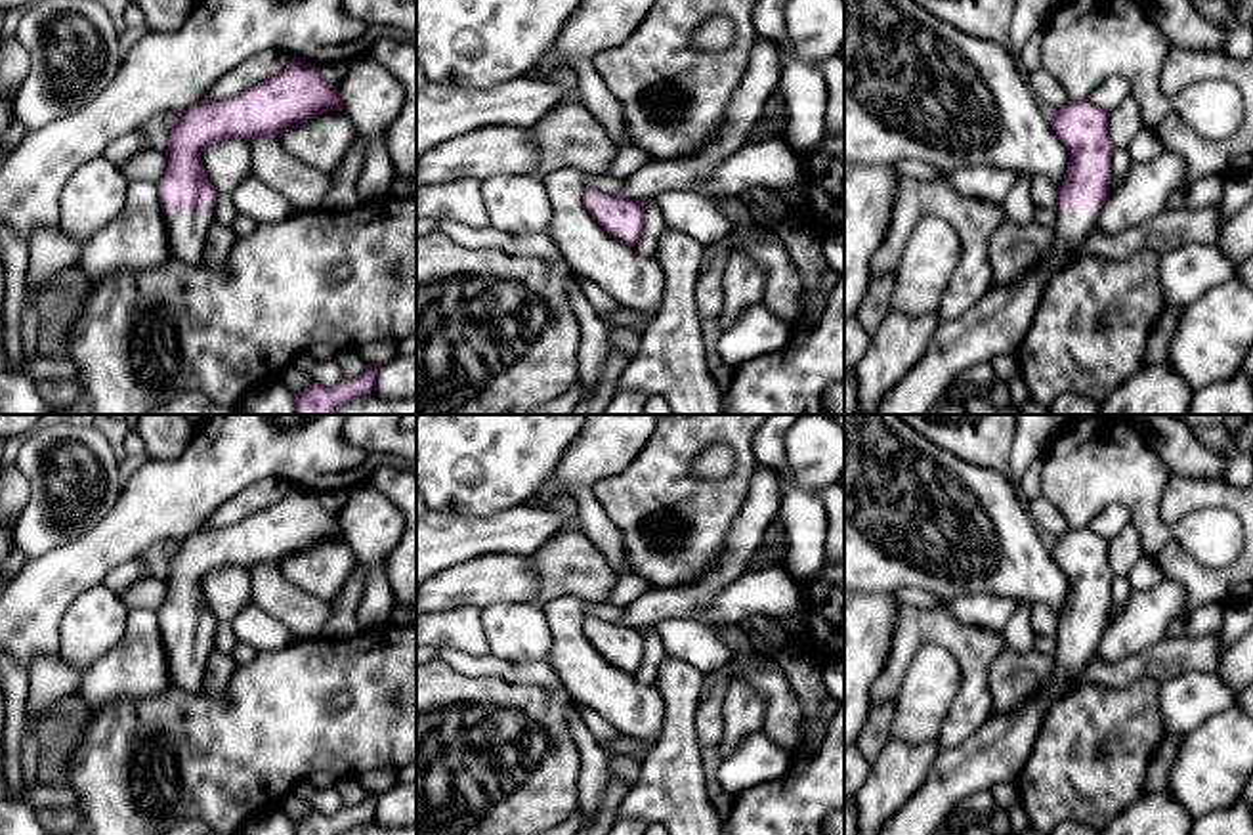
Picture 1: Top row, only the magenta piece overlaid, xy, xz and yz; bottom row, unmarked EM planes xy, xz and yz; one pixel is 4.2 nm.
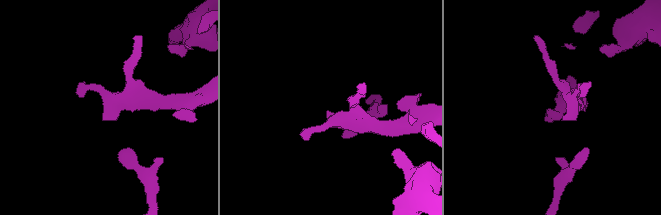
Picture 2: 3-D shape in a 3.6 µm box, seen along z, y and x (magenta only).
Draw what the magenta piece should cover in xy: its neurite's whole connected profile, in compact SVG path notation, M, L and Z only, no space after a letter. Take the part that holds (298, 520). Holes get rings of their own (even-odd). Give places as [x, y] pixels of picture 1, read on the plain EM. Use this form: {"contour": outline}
{"contour": "M290 485L279 503L233 525L199 529L176 541L166 577L168 596L157 611L170 688L202 692L218 625L201 590L210 571L229 566L281 567L290 556L329 539L344 539L338 514L327 512L319 495Z"}

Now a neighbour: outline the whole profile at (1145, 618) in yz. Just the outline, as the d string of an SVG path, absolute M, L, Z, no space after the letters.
M1175 579L1131 590L1121 611L1108 621L1094 655L1108 663L1127 659L1167 638L1169 625L1186 617L1186 592Z

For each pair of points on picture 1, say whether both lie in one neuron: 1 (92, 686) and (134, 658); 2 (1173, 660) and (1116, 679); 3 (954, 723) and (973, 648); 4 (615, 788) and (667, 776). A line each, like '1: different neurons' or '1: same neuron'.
1: same neuron
2: same neuron
3: same neuron
4: different neurons

